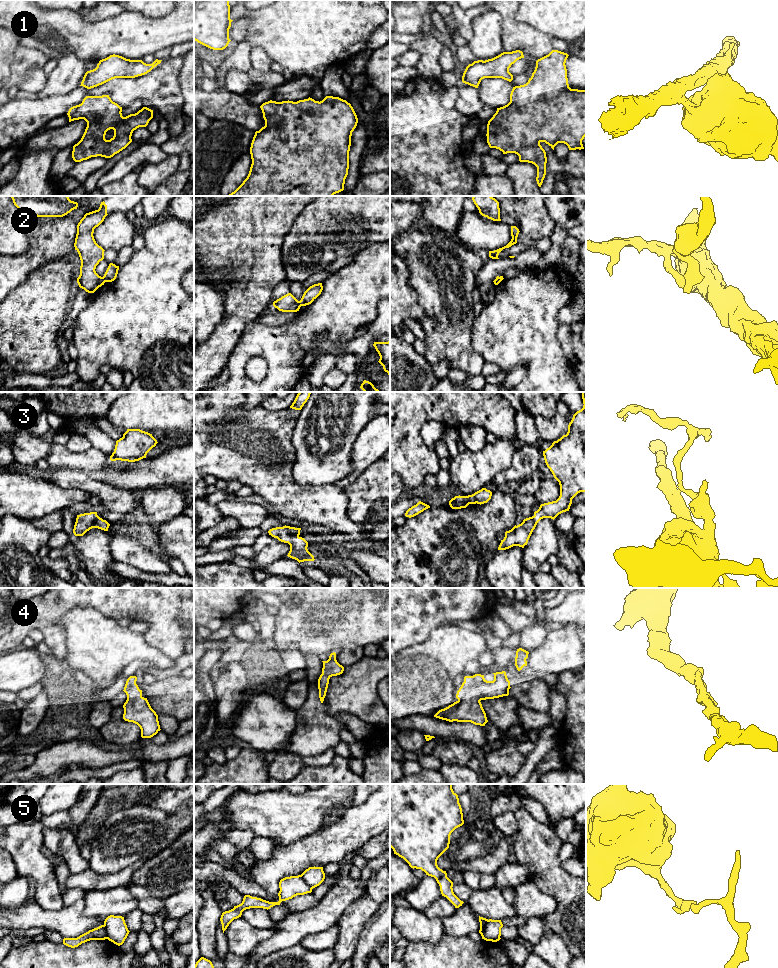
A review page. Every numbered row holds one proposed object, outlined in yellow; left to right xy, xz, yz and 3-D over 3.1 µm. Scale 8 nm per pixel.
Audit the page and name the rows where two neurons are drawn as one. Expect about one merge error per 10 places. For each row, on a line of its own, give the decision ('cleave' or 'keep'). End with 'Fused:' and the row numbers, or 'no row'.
1: keep
2: cleave
3: keep
4: keep
5: cleave
Fused: 2, 5

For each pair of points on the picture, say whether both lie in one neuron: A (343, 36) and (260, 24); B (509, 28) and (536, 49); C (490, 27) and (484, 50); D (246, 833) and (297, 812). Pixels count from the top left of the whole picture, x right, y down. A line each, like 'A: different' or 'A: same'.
A: same
B: same
C: same
D: different

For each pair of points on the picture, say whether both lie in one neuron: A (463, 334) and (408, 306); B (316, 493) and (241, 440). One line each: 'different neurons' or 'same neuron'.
A: different neurons
B: same neuron

